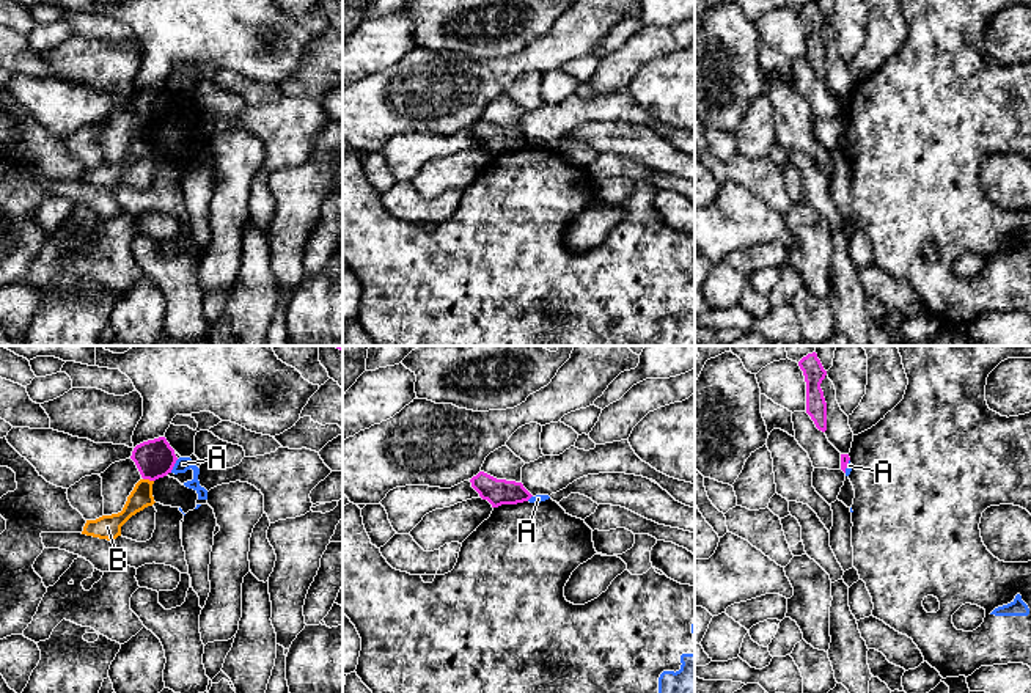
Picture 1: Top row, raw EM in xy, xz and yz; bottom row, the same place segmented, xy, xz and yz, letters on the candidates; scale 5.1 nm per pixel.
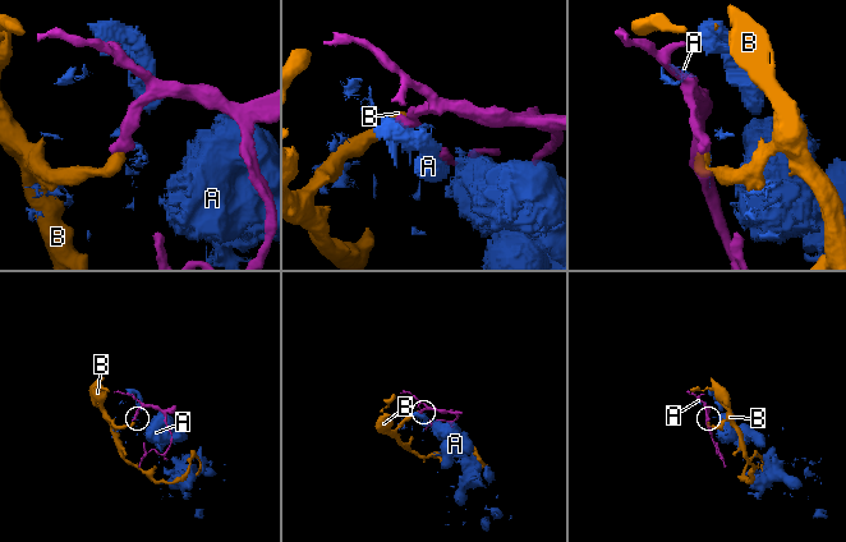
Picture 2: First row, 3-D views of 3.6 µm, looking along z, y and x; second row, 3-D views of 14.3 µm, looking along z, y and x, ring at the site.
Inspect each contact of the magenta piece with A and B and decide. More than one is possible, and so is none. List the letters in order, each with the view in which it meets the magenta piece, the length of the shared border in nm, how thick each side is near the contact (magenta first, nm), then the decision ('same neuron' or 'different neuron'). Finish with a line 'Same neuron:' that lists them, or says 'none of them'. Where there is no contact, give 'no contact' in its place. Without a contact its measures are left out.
A: contact in xy; length 80 nm; calibres 200 and 80 nm; different neuron
B: contact in xy; length 60 nm; calibres 200 and 110 nm; different neuron
Same neuron: none of them

